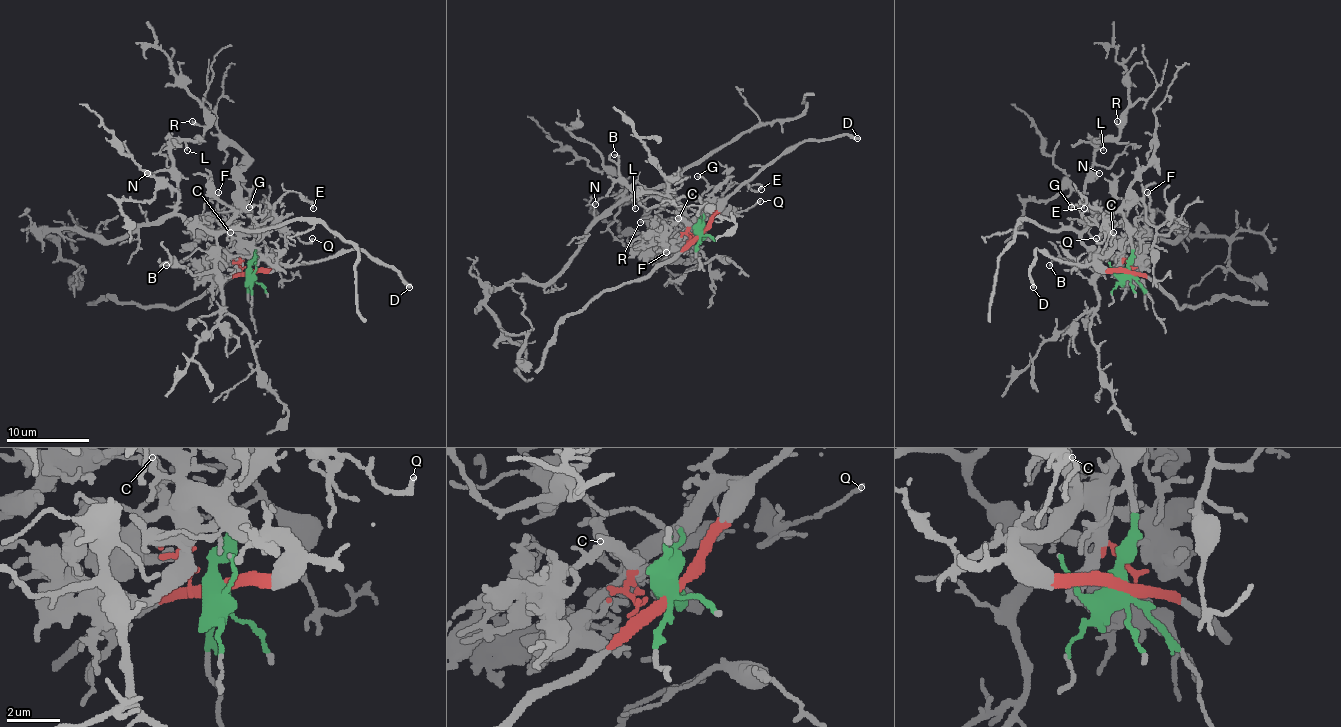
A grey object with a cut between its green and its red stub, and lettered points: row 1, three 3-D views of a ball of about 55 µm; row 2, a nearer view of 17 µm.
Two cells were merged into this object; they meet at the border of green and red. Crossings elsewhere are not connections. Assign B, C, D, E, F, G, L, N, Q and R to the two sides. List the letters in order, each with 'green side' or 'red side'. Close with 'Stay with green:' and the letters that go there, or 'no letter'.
B: green side
C: red side
D: red side
E: red side
F: red side
G: red side
L: green side
N: green side
Q: red side
R: green side
Stay with green: B, L, N, R

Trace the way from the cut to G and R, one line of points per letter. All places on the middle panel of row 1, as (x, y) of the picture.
G: (700, 232), (693, 238), (687, 232), (708, 215), (702, 194), (708, 184), (698, 176)
R: (700, 232), (668, 188), (625, 196), (625, 188), (618, 198), (639, 198), (652, 226), (639, 221)

